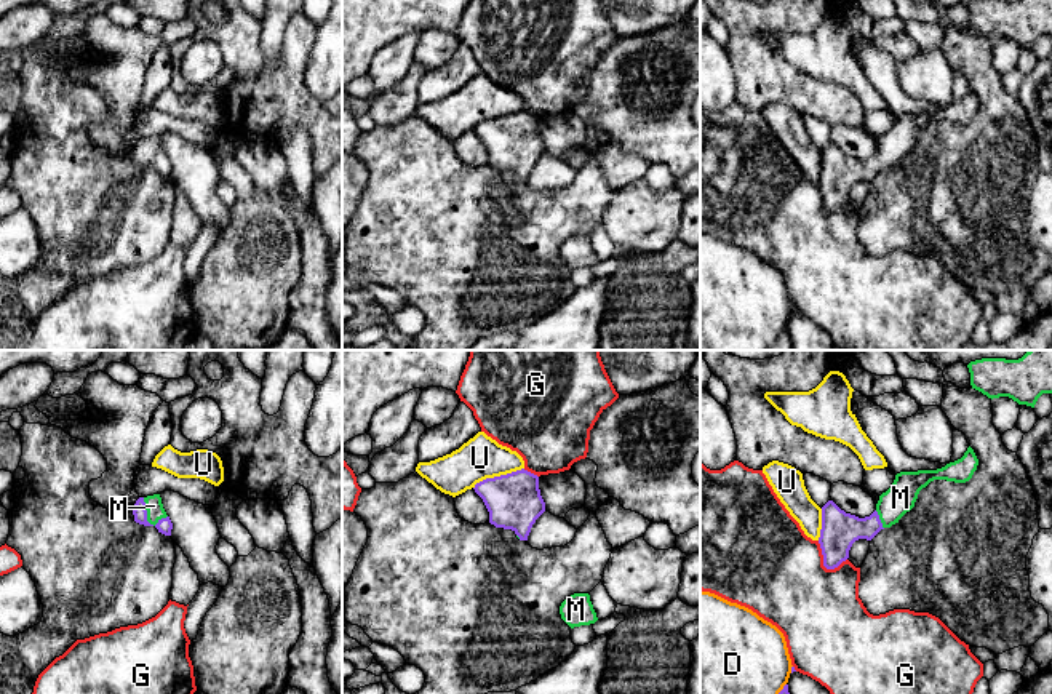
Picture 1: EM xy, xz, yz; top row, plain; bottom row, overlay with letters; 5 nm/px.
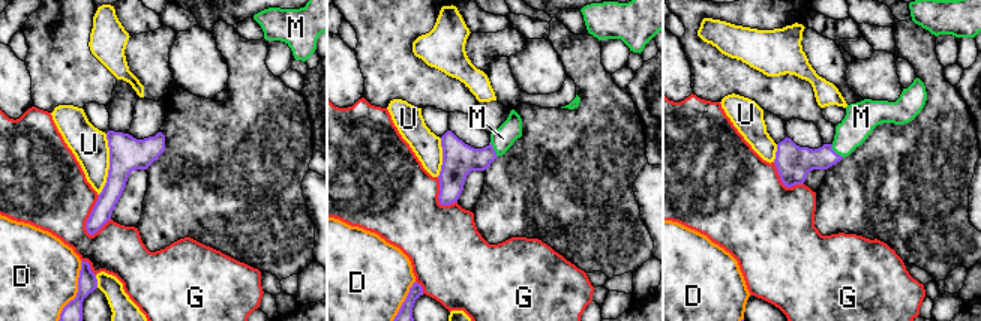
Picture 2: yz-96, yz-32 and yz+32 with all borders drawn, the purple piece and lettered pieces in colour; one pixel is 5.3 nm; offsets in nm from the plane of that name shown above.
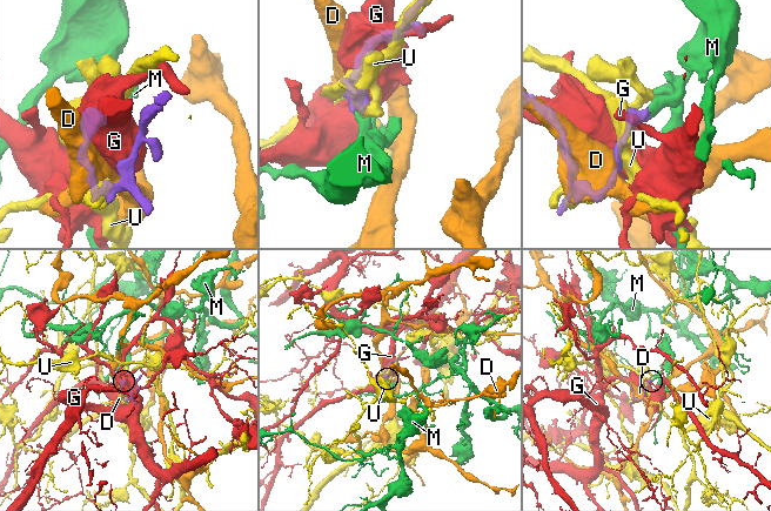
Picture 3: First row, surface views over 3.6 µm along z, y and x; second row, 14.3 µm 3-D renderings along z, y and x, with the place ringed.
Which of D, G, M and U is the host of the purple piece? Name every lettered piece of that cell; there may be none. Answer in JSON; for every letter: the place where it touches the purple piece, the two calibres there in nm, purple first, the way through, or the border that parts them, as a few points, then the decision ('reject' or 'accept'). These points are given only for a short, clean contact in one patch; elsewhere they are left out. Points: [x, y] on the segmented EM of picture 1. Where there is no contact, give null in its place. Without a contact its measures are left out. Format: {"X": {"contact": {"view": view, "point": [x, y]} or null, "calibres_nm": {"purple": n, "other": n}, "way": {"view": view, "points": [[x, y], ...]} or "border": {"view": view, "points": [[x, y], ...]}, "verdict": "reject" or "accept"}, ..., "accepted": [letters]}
{"D": {"contact": {"view": "yz", "point": [784, 688]}, "calibres_nm": {"purple": 30, "other": 400}, "verdict": "reject"}, "G": {"contact": {"view": "yz", "point": [824, 565]}, "calibres_nm": {"purple": 190, "other": 460}, "verdict": "reject"}, "M": {"contact": {"view": "xy", "point": [146, 518]}, "calibres_nm": {"purple": 70, "other": 90}, "way": {"view": "xy", "points": [[139, 512], [146, 518], [154, 506]]}, "verdict": "accept"}, "U": {"contact": {"view": "xz", "point": [498, 477]}, "calibres_nm": {"purple": 280, "other": 220}, "verdict": "reject"}, "accepted": ["M"]}

